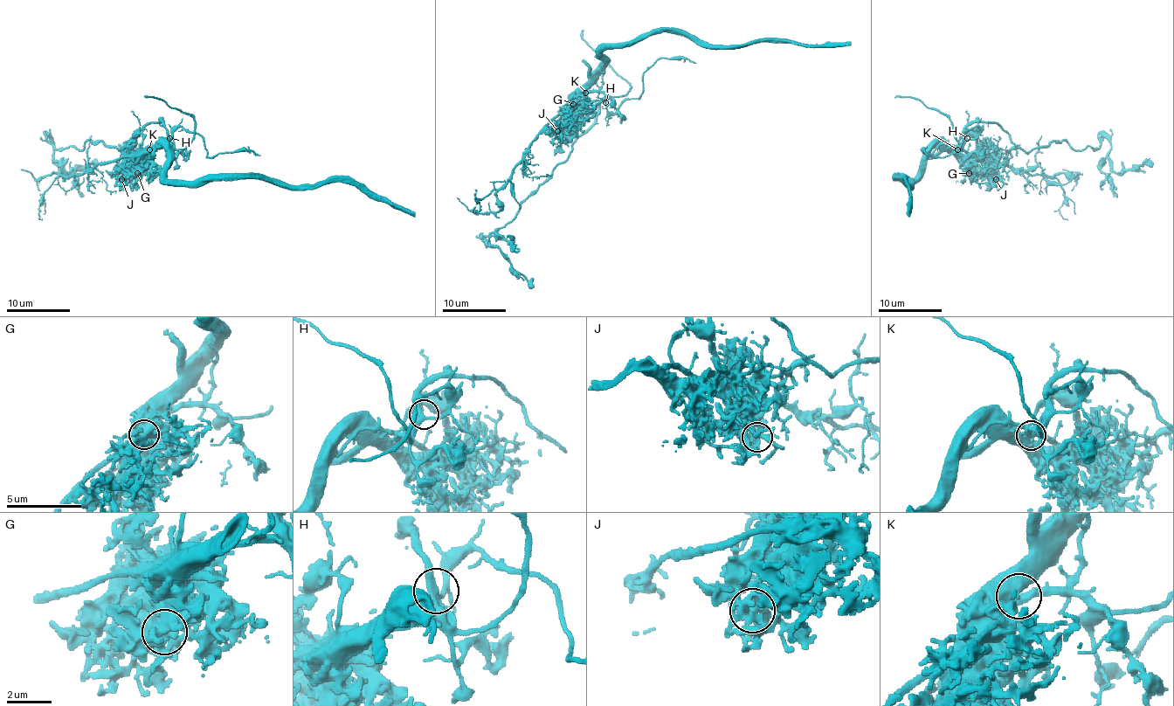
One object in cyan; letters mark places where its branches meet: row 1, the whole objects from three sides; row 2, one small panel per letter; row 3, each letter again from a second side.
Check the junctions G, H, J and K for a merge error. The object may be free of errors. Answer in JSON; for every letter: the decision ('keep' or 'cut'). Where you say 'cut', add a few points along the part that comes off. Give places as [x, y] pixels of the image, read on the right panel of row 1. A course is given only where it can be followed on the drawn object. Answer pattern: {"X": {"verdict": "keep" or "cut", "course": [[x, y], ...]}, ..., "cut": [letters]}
{"G": {"verdict": "keep"}, "H": {"verdict": "keep"}, "J": {"verdict": "keep"}, "K": {"verdict": "cut", "course": [[957, 149], [975, 122], [996, 122], [1025, 152], [1053, 141], [1095, 149], [1105, 138], [1116, 173], [1152, 166]]}, "cut": ["K"]}

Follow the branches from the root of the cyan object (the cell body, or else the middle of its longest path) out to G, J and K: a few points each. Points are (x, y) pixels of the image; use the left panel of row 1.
G: (166, 146), (154, 148), (139, 163), (137, 173)
J: (166, 146), (145, 148), (121, 179)
K: (166, 146), (148, 149)

